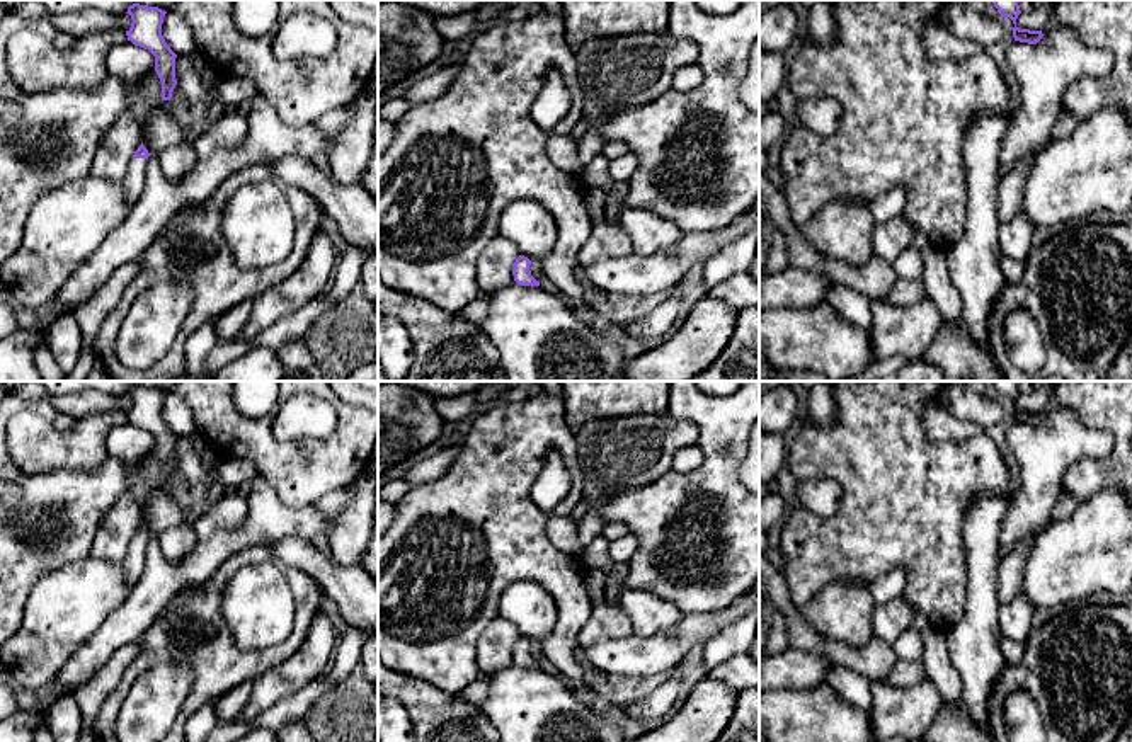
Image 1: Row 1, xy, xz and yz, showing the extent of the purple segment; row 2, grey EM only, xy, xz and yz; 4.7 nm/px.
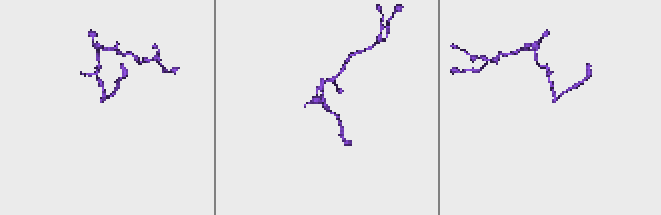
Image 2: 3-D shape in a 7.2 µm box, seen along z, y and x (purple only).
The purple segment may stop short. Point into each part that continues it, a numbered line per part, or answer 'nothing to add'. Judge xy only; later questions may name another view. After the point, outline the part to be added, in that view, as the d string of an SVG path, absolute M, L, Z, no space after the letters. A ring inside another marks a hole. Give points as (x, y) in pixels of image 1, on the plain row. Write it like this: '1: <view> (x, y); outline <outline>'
1: xy (135, 559); outline M133 538L123 562L126 582L131 589L140 580L145 568L145 562L146 562L146 539Z

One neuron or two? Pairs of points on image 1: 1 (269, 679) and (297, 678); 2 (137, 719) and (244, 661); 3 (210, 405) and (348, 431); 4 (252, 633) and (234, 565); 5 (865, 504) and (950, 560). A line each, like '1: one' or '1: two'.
1: one
2: two
3: one
4: two
5: one

